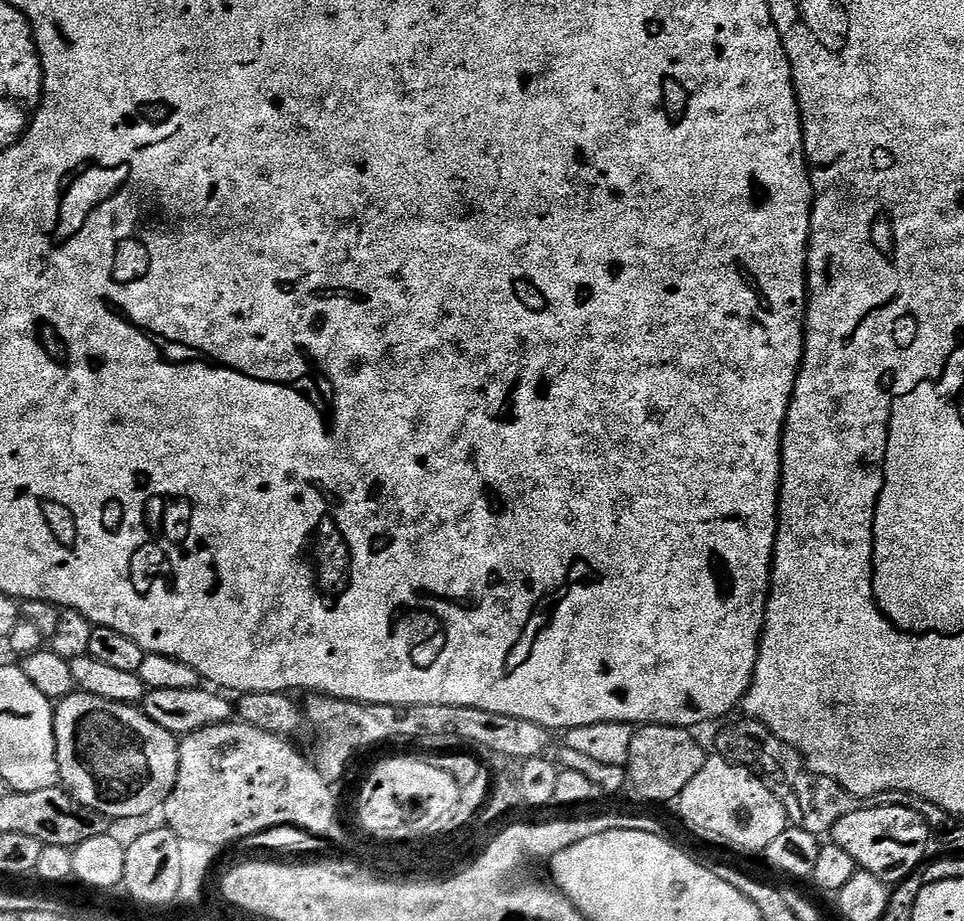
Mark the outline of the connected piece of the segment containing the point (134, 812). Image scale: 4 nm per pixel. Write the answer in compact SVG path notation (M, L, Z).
M75 691L55 705L56 757L60 784L82 806L100 812L109 821L136 820L159 809L178 778L180 745L177 737L144 715L139 707L110 702L89 692Z

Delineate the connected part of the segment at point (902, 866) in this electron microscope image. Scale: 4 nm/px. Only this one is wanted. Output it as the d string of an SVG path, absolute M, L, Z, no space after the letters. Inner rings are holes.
M887 804L877 808L858 806L853 812L846 814L842 822L834 825L830 840L846 850L850 858L854 858L859 871L874 874L874 878L884 884L895 886L907 876L913 875L925 863L928 843L933 843L934 837L922 814L918 814L913 808Z

